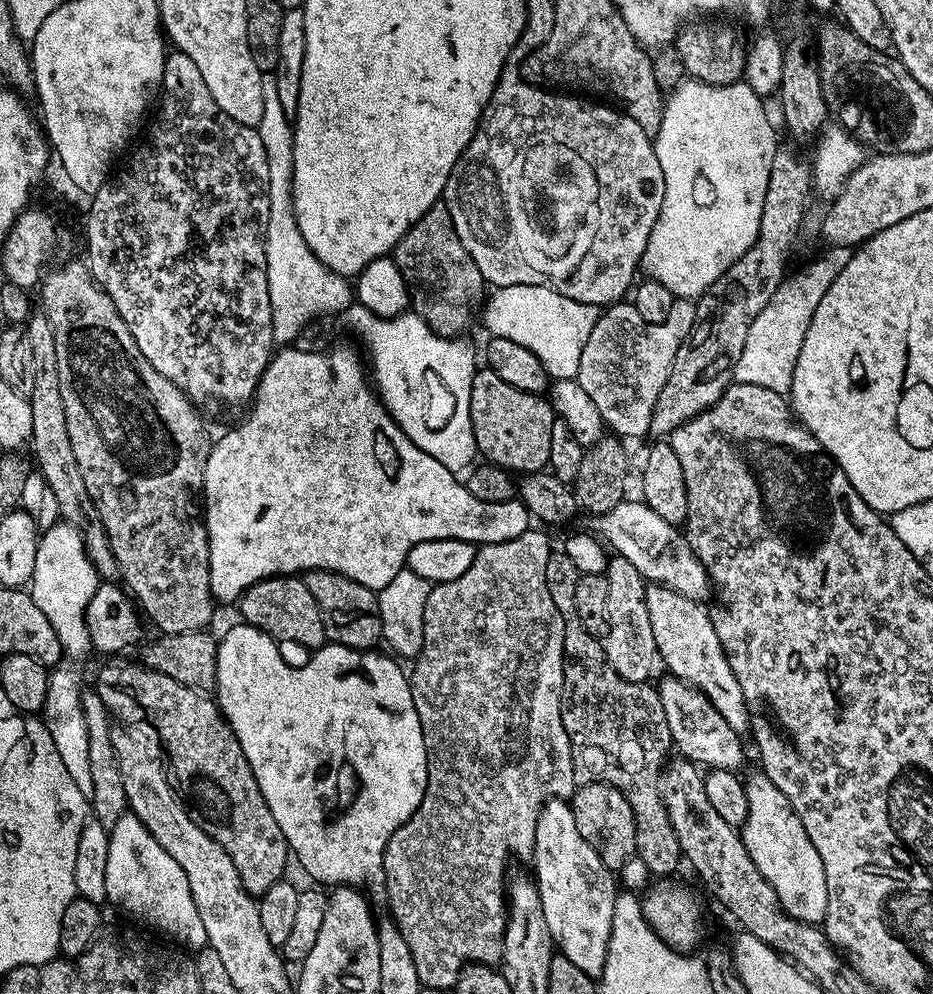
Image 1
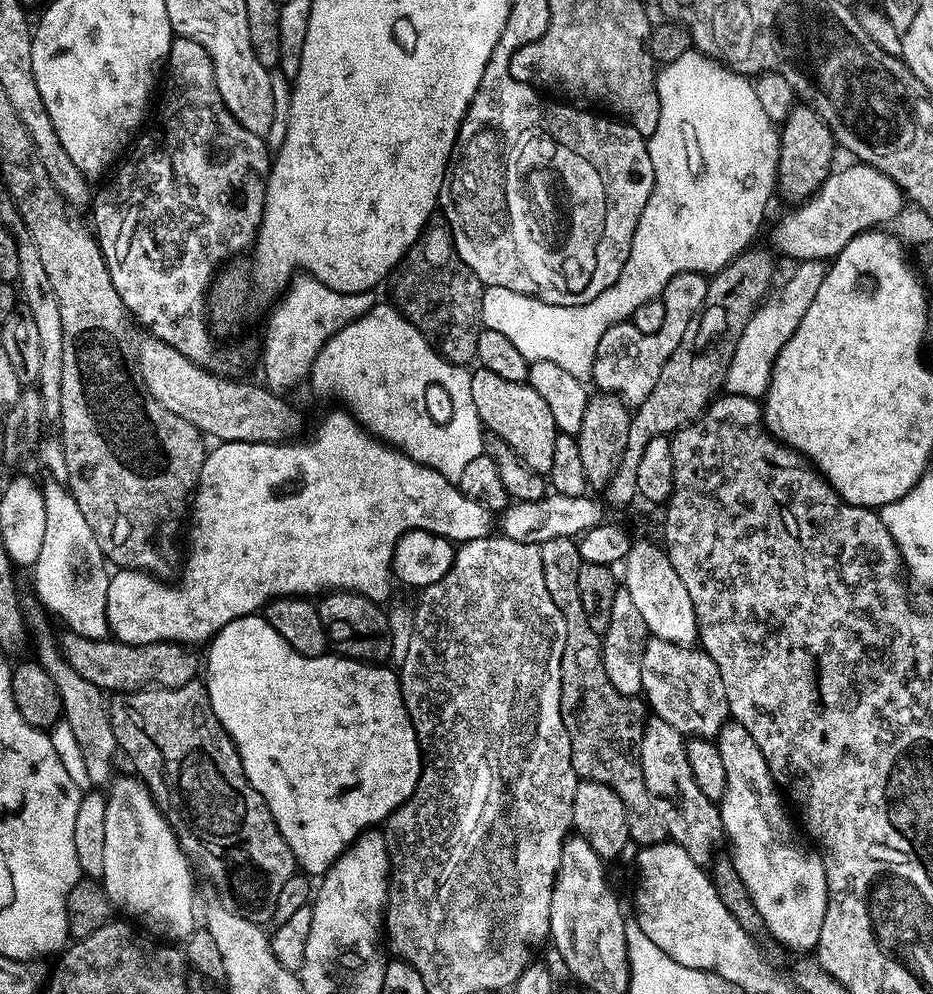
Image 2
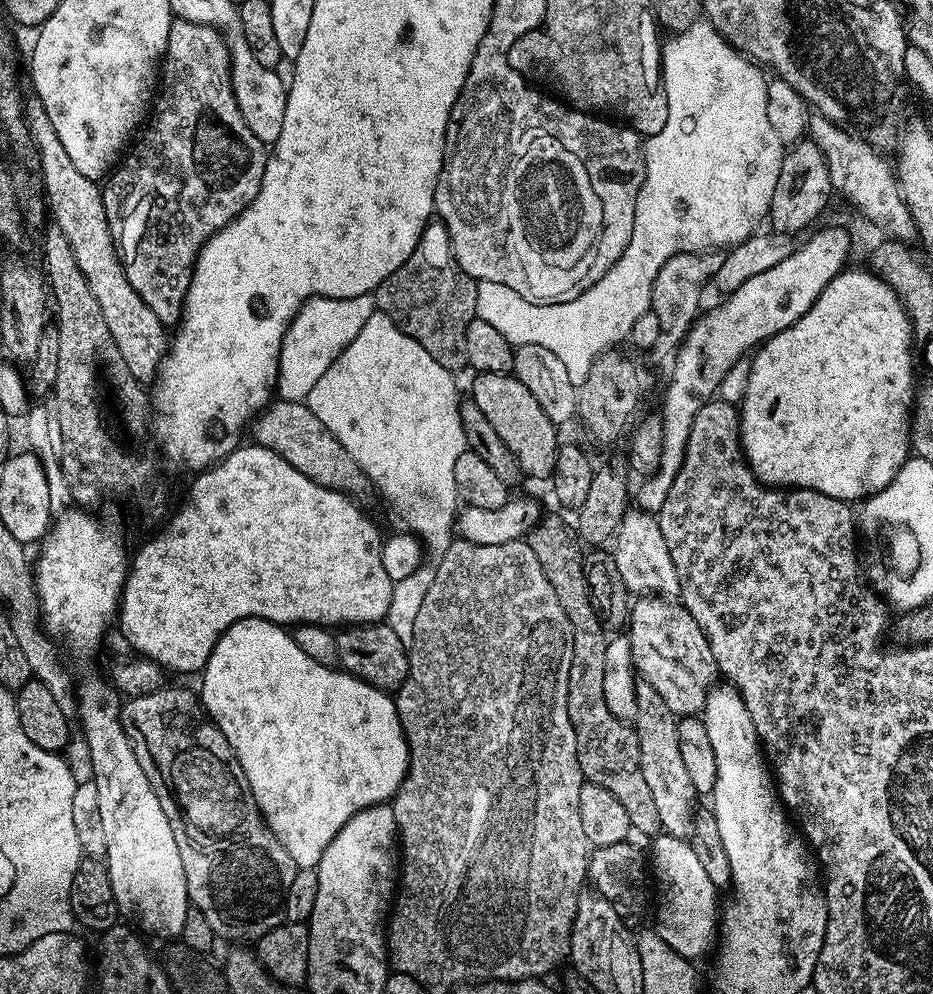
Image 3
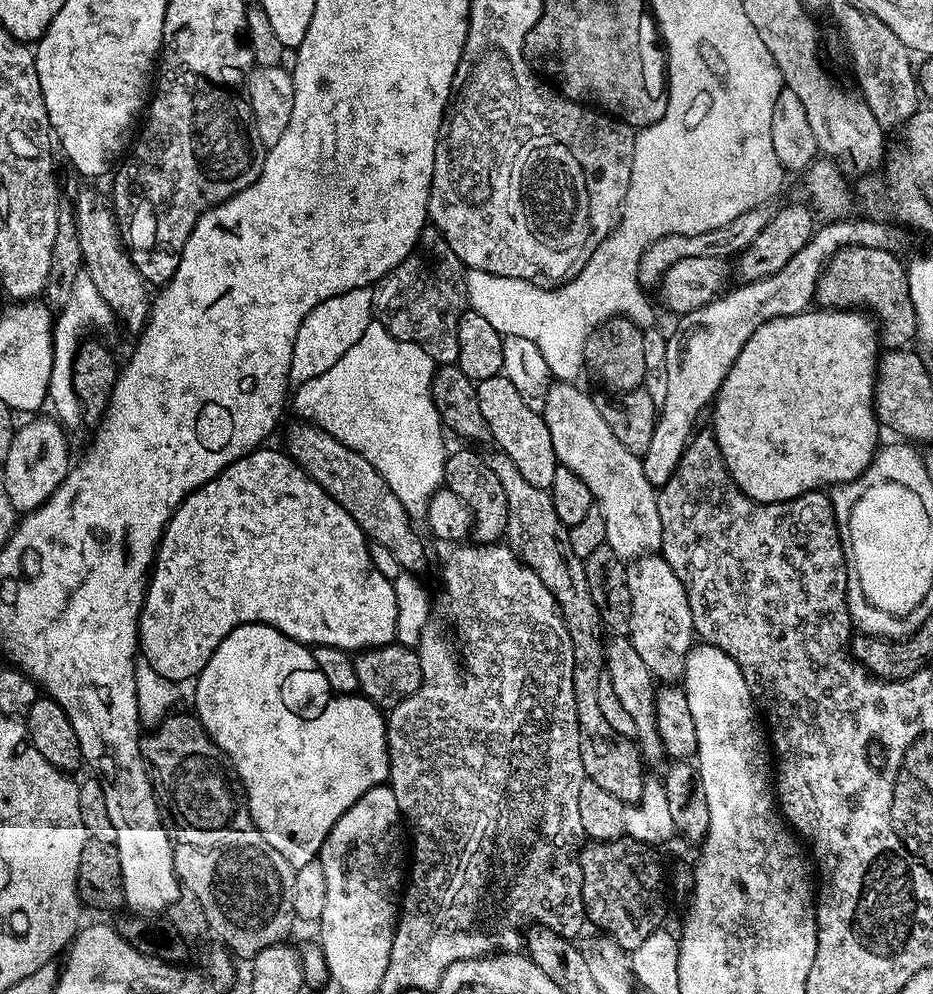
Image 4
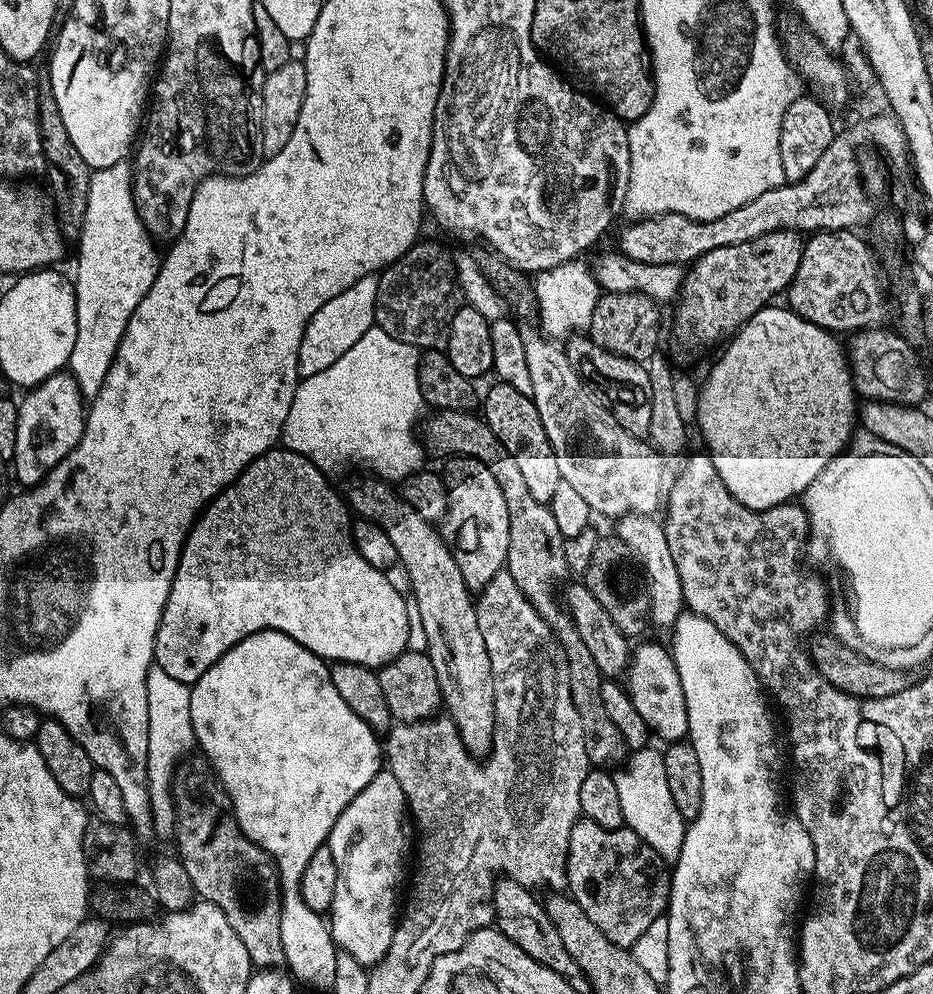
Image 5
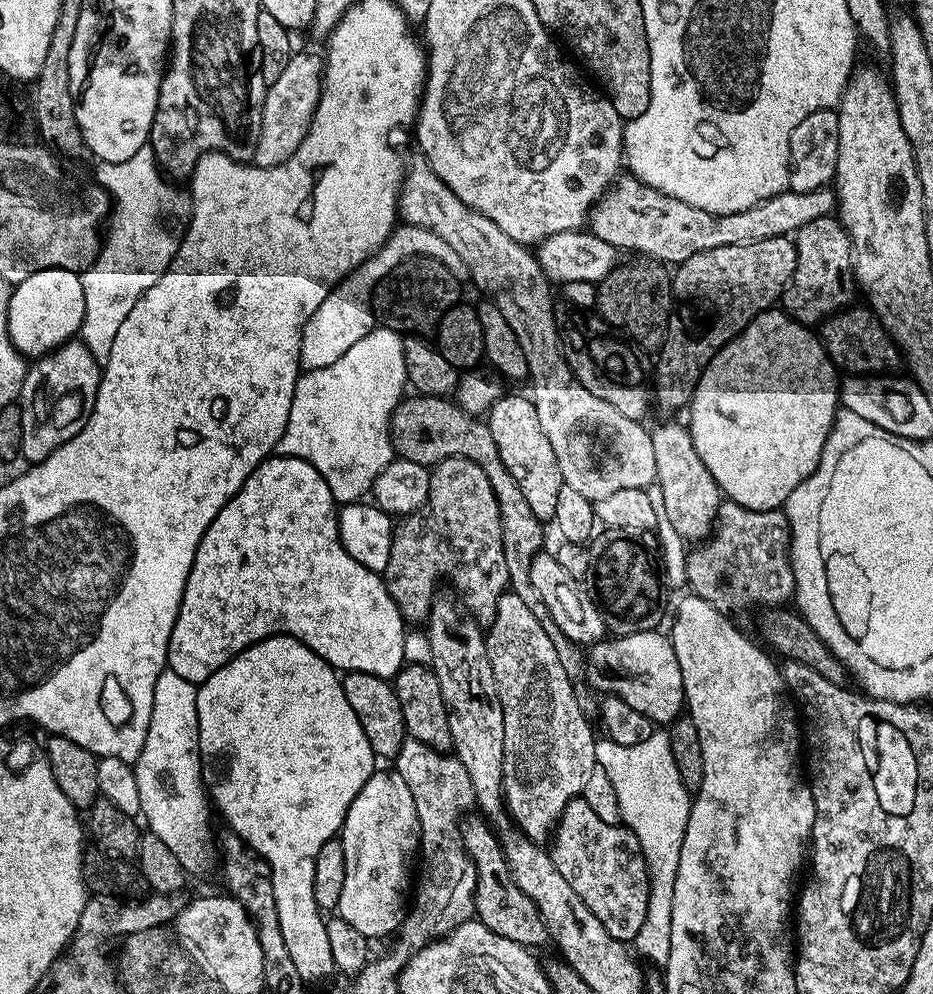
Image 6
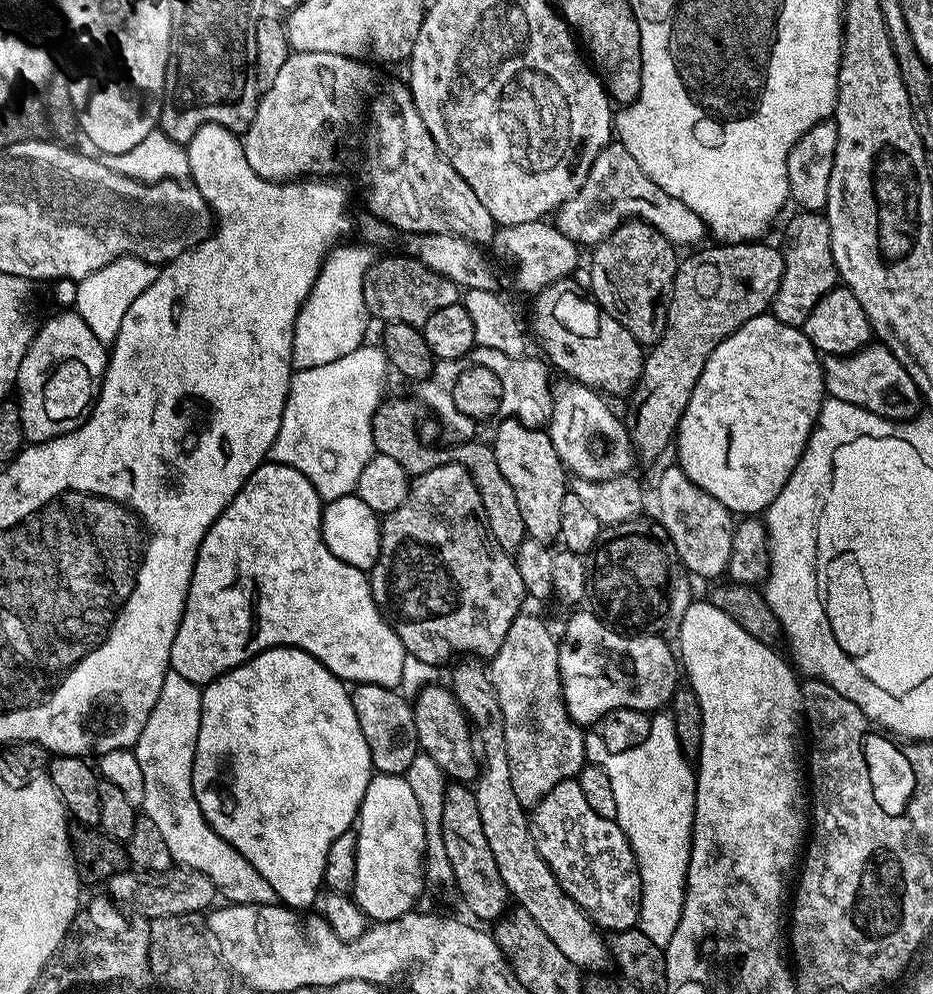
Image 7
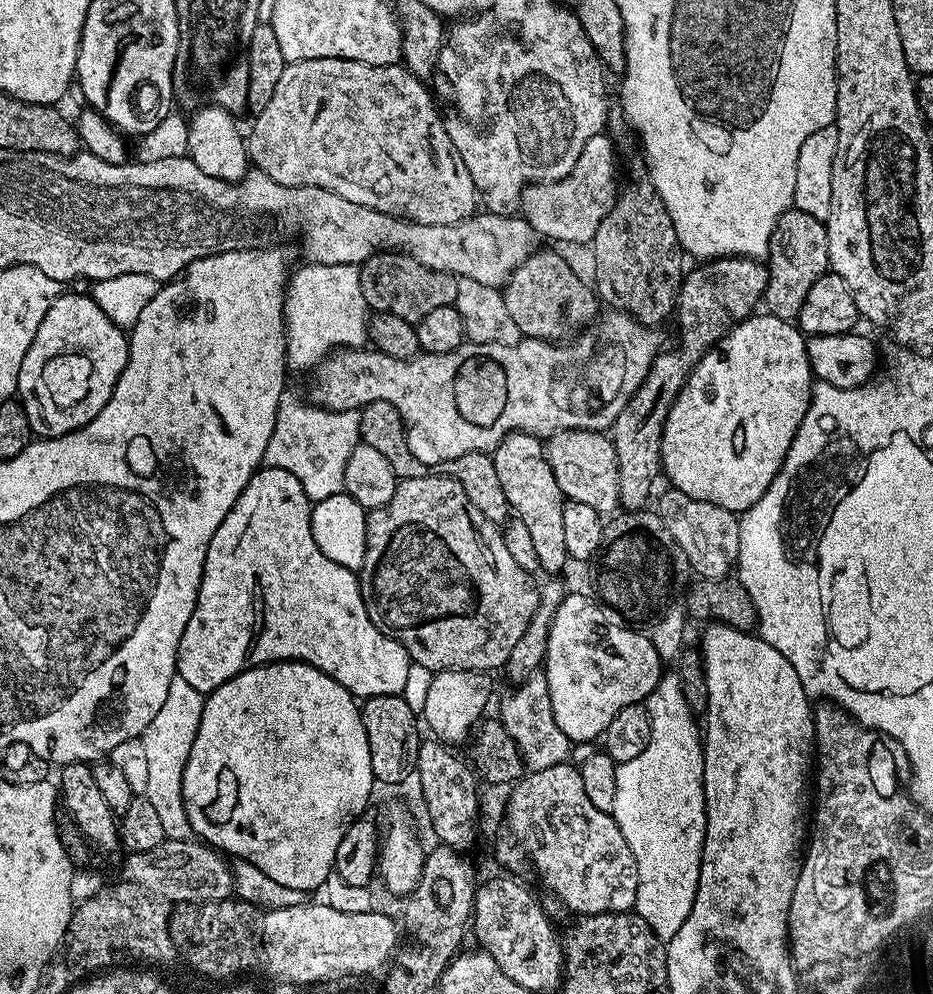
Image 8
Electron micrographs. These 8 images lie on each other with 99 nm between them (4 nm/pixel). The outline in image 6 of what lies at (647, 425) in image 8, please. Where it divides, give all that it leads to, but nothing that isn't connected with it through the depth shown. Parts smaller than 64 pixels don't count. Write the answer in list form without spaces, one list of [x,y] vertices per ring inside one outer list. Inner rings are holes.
[[[789,237],[762,238],[762,242],[750,242],[742,246],[714,246],[714,250],[702,250],[686,262],[675,265],[672,277],[672,317],[668,320],[668,332],[658,349],[660,357],[654,364],[654,404],[660,408],[683,409],[689,403],[710,362],[743,328],[758,314],[769,311],[772,304],[781,299],[796,265],[796,246]]]

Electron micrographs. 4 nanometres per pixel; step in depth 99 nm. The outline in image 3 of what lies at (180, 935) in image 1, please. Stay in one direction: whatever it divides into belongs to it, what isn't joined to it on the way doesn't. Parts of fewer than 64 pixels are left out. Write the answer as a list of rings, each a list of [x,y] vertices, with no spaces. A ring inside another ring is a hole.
[[[107,679],[88,680],[79,685],[78,721],[84,727],[84,740],[88,743],[88,760],[92,763],[90,776],[98,786],[98,810],[102,814],[102,831],[106,833],[110,886],[114,890],[119,915],[129,916],[141,933],[153,932],[156,936],[176,938],[181,935],[190,911],[186,874],[176,841],[177,829],[170,826],[170,818],[166,818],[166,810],[162,810],[162,802],[158,802],[158,794],[154,794],[154,786],[150,786],[150,778],[146,778],[146,770],[142,770],[130,738],[126,738],[126,730],[122,730],[121,707],[121,693]]]

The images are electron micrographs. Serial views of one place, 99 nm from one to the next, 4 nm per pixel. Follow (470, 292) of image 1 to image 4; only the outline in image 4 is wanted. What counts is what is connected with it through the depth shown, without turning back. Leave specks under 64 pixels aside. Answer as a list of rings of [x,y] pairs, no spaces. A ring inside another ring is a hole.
[[[424,227],[412,253],[375,285],[372,307],[375,319],[394,338],[417,344],[437,365],[456,364],[458,322],[468,308],[468,278],[464,263],[436,227]]]

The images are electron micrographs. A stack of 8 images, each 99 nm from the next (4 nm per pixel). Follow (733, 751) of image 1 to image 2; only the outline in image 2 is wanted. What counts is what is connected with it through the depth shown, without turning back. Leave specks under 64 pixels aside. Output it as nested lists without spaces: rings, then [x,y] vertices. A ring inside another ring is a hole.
[[[649,639],[642,654],[642,686],[647,707],[685,738],[715,738],[722,726],[729,723],[722,674],[718,674],[718,666],[699,647]]]

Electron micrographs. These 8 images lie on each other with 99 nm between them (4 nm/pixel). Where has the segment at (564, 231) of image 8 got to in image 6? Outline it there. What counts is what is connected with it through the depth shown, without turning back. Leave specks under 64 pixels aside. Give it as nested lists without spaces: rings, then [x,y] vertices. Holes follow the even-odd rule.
[[[624,174],[609,187],[608,191],[597,200],[591,212],[588,213],[587,227],[595,236],[602,238],[602,242],[610,242],[617,250],[628,254],[639,254],[649,260],[658,260],[665,266],[675,266],[686,262],[694,254],[702,250],[714,250],[714,246],[742,246],[750,242],[762,242],[762,238],[791,237],[806,222],[814,222],[814,218],[833,215],[837,207],[835,191],[831,187],[819,188],[813,192],[793,192],[785,190],[762,201],[755,208],[748,208],[738,214],[710,214],[706,210],[698,210],[678,198],[670,198],[658,190],[654,190],[641,182],[638,177]]]

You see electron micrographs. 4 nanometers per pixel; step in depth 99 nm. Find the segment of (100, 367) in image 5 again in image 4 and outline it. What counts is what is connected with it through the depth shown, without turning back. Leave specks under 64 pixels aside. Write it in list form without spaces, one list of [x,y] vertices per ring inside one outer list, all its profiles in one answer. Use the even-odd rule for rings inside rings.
[[[81,274],[74,282],[70,293],[70,302],[58,312],[54,320],[52,332],[52,373],[50,374],[50,386],[48,387],[48,400],[55,419],[64,425],[65,429],[73,430],[82,421],[82,405],[80,396],[76,392],[76,353],[80,345],[85,343],[89,334],[100,334],[103,328],[114,324],[112,310],[108,303],[98,292],[98,286],[94,286],[92,279],[87,274]],[[87,332],[92,332],[88,333]],[[85,335],[85,336],[84,336]],[[56,411],[56,412],[55,412]]]

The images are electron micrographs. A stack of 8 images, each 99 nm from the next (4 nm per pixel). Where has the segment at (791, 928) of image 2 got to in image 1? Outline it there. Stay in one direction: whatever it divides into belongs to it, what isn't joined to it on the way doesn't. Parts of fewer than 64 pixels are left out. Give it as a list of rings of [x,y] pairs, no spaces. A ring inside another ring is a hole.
[[[756,770],[743,786],[748,809],[739,833],[750,858],[754,858],[754,866],[758,866],[758,874],[770,882],[785,914],[804,924],[819,925],[828,905],[826,870],[814,842],[810,842],[810,834],[806,834],[806,826],[802,826],[786,794],[766,778],[763,770]]]

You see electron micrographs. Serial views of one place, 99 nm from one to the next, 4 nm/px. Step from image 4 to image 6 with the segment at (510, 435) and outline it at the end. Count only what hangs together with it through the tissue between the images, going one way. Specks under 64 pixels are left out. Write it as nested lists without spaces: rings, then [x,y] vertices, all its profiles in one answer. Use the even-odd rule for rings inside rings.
[[[501,395],[488,409],[486,423],[494,437],[494,446],[498,446],[498,455],[502,457],[506,470],[510,470],[514,482],[518,482],[530,510],[534,510],[542,522],[555,521],[558,490],[562,490],[565,482],[562,470],[558,470],[558,458],[554,458],[554,446],[550,446],[550,438],[546,438],[546,433],[542,430],[538,410],[532,405],[531,399],[527,395]]]

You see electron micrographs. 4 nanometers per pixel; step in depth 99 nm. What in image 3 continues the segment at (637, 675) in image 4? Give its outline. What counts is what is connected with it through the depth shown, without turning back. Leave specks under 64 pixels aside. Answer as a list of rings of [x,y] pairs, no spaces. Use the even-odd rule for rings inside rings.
[[[637,683],[636,698],[638,714],[634,727],[640,751],[640,773],[642,778],[646,778],[646,786],[650,786],[650,795],[658,809],[661,829],[665,833],[688,840],[692,835],[692,818],[698,807],[698,797],[678,747],[678,717],[672,713],[670,706],[666,706],[666,702],[662,702],[654,686]]]

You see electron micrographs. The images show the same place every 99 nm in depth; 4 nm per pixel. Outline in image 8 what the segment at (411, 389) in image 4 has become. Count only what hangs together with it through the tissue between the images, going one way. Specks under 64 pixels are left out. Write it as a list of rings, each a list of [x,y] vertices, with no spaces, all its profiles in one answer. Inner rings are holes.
[[[285,390],[282,398],[278,398],[274,434],[270,434],[263,467],[290,470],[302,482],[302,490],[306,490],[309,500],[315,502],[344,491],[346,462],[350,462],[350,454],[361,443],[360,413],[331,412],[318,407],[300,392]]]

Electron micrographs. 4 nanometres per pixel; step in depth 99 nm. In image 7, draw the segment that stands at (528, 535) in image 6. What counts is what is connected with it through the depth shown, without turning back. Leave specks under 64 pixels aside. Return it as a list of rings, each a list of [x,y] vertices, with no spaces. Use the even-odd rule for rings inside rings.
[[[392,396],[381,400],[378,410],[374,410],[372,433],[374,446],[379,455],[394,458],[398,466],[402,466],[413,477],[421,476],[426,470],[434,470],[443,464],[461,464],[474,478],[474,486],[478,486],[478,494],[482,494],[482,506],[486,510],[486,518],[490,530],[494,534],[494,542],[502,546],[502,550],[514,554],[518,546],[526,539],[522,510],[518,510],[518,498],[514,498],[514,490],[506,478],[502,478],[502,470],[498,470],[498,462],[494,458],[491,443],[479,440],[456,442],[453,448],[431,448],[424,444],[420,437],[420,412],[422,408],[415,399],[407,400],[404,396]]]

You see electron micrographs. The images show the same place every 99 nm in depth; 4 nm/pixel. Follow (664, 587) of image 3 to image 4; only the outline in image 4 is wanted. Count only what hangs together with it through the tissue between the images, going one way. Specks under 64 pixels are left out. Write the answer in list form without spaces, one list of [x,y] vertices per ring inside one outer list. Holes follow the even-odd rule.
[[[556,382],[546,393],[546,402],[542,413],[546,426],[550,430],[550,442],[554,442],[554,454],[563,467],[574,470],[586,486],[590,486],[590,494],[595,507],[599,508],[606,524],[606,540],[620,559],[625,562],[635,561],[637,558],[660,552],[662,542],[662,522],[658,518],[657,489],[646,478],[643,469],[643,459],[637,453],[631,452],[614,438],[614,430],[602,418],[596,400],[586,393],[579,392],[577,385],[572,382]]]

